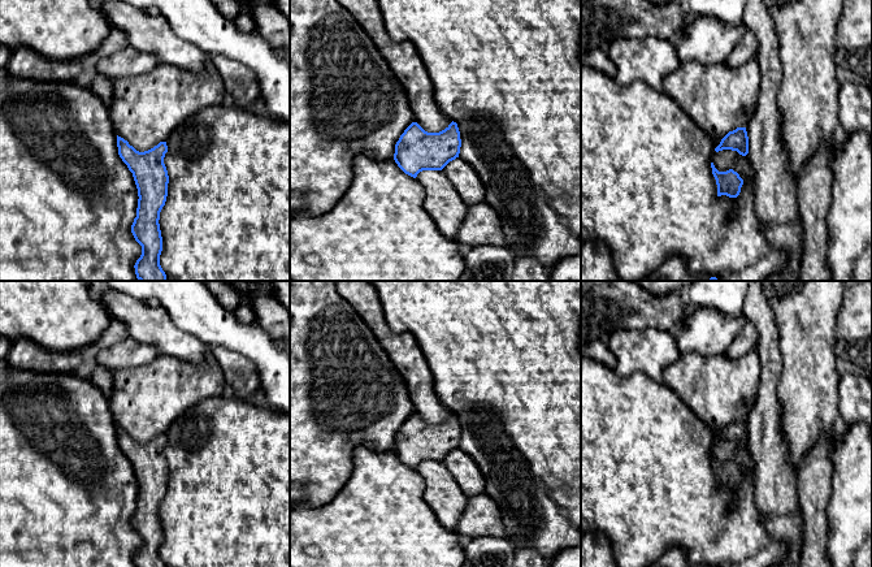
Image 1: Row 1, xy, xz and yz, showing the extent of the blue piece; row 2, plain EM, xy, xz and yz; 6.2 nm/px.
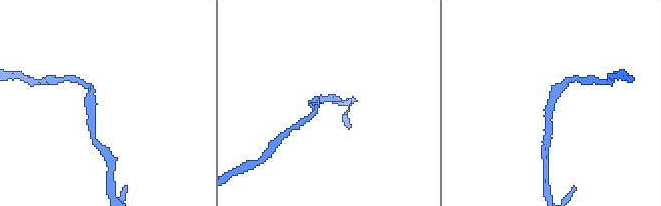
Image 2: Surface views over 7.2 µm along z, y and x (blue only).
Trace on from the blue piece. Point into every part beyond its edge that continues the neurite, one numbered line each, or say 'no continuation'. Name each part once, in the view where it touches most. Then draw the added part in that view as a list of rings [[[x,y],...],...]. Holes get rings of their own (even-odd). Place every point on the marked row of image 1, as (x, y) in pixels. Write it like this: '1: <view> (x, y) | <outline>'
no continuation

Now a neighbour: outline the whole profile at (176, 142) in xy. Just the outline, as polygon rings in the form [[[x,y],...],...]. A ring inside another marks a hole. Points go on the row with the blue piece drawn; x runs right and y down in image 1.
[[[226,103],[186,118],[166,146],[168,196],[159,220],[166,281],[290,281],[290,122]]]

